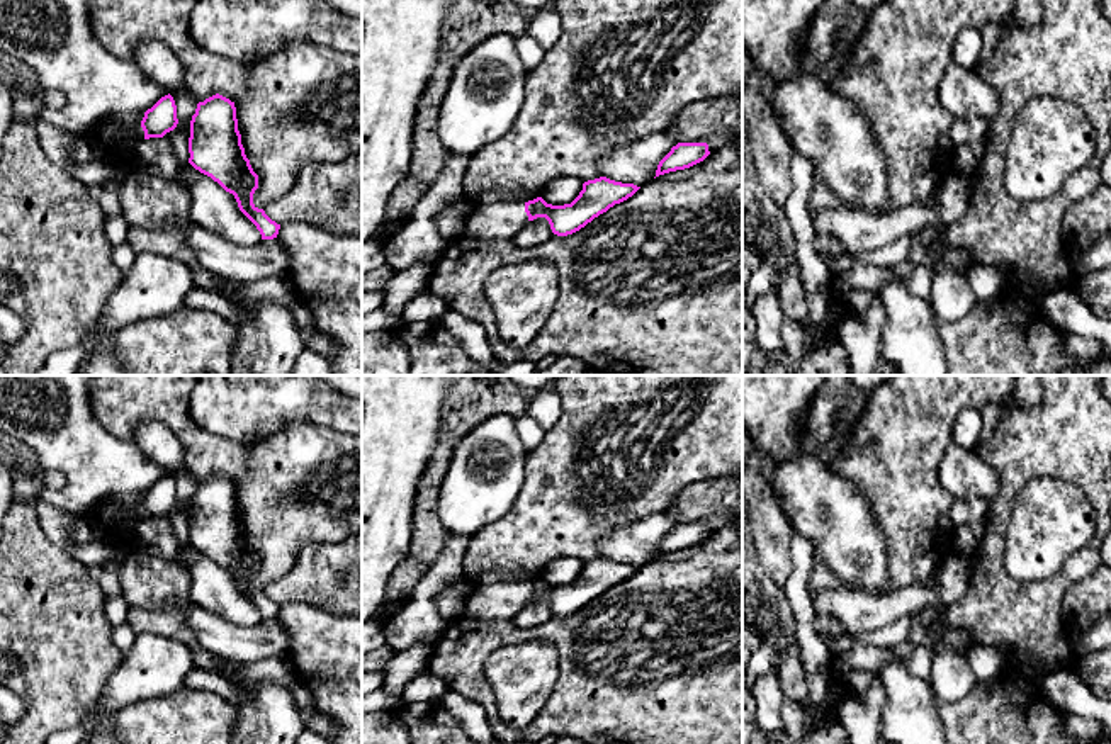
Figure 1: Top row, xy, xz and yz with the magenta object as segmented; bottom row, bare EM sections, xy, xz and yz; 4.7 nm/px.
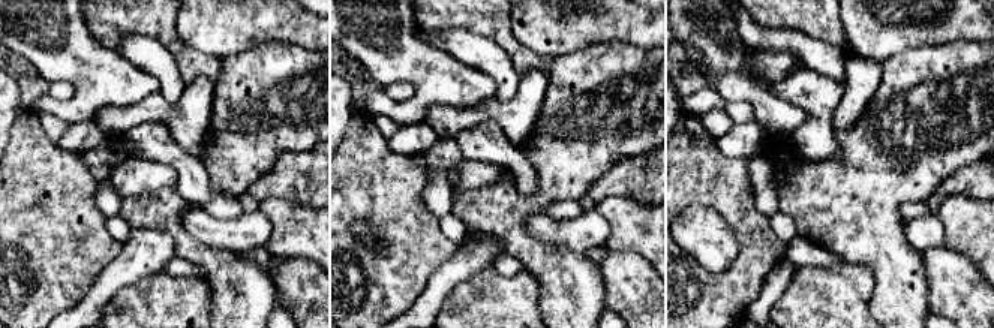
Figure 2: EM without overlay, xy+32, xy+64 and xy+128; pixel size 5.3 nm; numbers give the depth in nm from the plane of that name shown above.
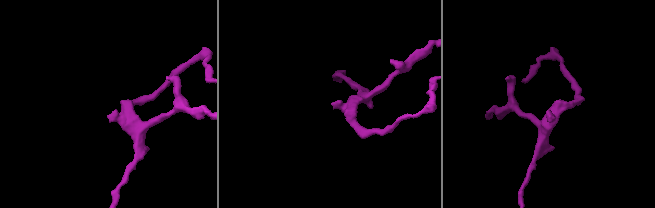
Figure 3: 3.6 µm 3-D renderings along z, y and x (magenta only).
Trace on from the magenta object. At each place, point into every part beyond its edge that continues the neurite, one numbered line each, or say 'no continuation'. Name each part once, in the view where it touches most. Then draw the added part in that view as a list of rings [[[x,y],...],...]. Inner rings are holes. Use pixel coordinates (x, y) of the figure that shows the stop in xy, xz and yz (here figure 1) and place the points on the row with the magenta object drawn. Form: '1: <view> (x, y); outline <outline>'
1: xz (503, 219); outline [[[525,202],[484,204],[467,217],[464,236],[482,241],[513,240],[527,224]]]

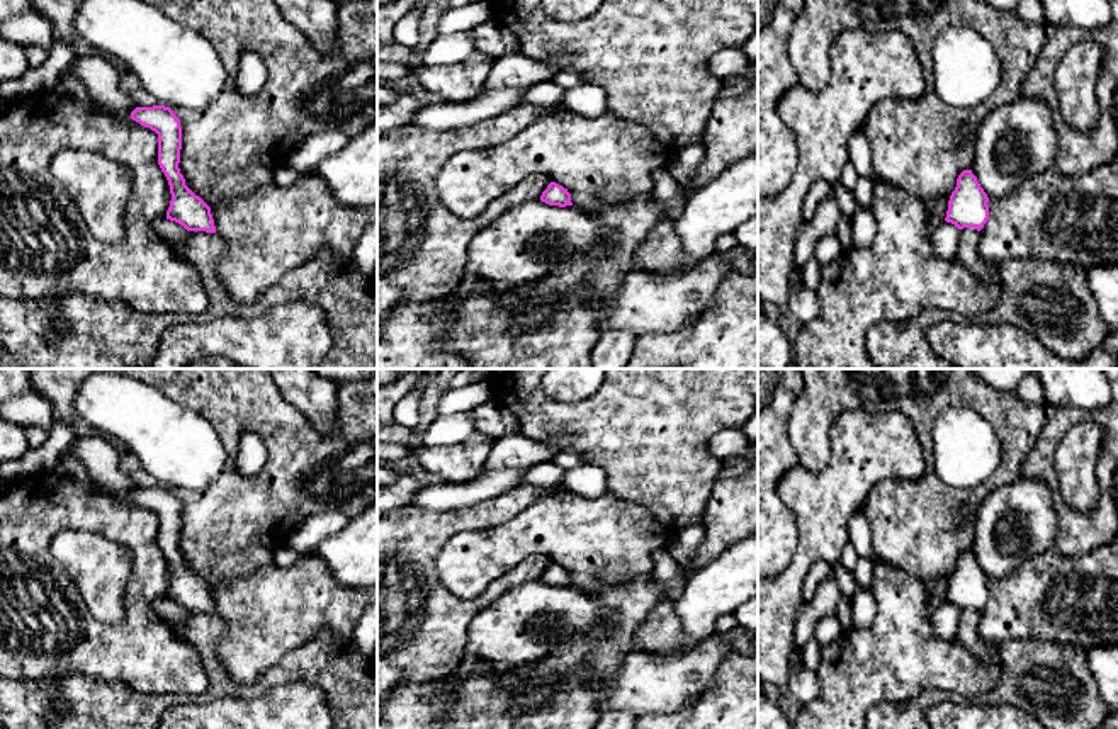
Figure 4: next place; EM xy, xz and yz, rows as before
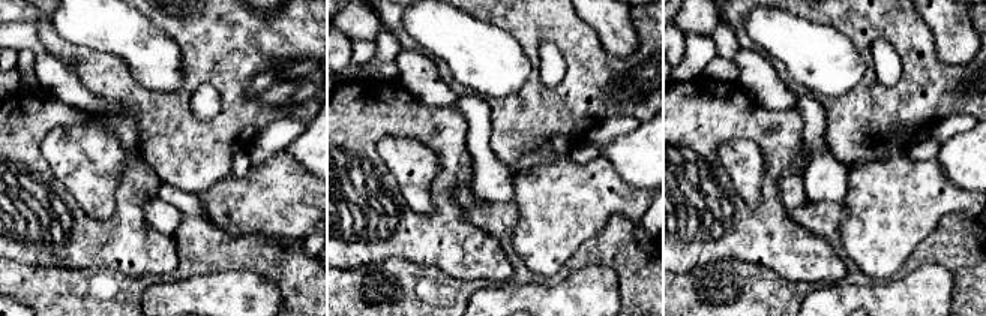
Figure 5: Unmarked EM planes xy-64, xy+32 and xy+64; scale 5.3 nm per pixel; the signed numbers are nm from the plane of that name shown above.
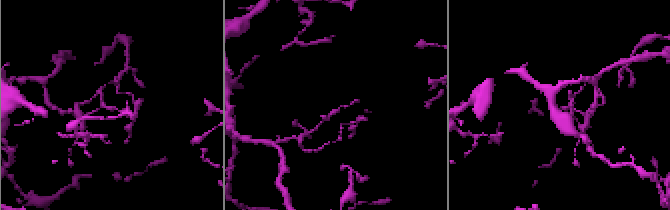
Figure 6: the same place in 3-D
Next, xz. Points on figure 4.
no continuation

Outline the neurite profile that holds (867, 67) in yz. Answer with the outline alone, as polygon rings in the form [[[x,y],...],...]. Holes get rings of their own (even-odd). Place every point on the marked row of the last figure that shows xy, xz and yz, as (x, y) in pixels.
[[[846,29],[831,48],[831,80],[822,90],[804,85],[792,87],[776,104],[783,124],[793,133],[799,146],[799,161],[787,187],[771,197],[758,195],[758,301],[771,304],[788,302],[790,272],[793,268],[795,241],[804,223],[804,199],[817,180],[839,182],[848,161],[848,141],[853,133],[863,131],[870,110],[882,100],[916,100],[926,90],[926,71],[919,63],[911,39],[901,31]]]

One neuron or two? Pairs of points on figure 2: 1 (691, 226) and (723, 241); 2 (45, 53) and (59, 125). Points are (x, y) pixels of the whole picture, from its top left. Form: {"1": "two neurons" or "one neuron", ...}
{"1": "one neuron", "2": "two neurons"}

